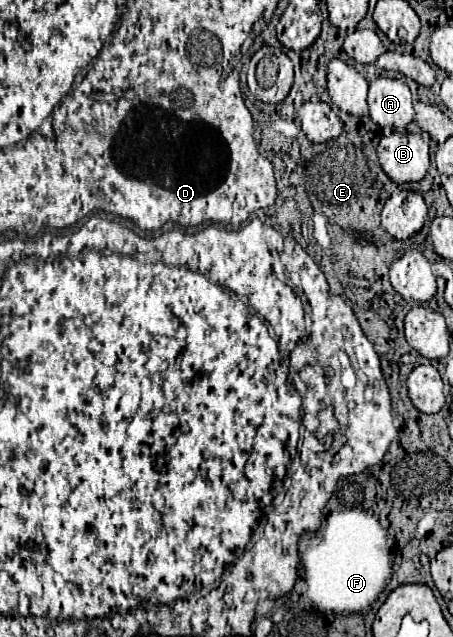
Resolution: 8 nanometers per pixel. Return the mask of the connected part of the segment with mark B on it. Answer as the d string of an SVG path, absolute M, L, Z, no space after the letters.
M420 134L382 136L378 144L378 160L392 182L418 182L428 174L428 144Z

